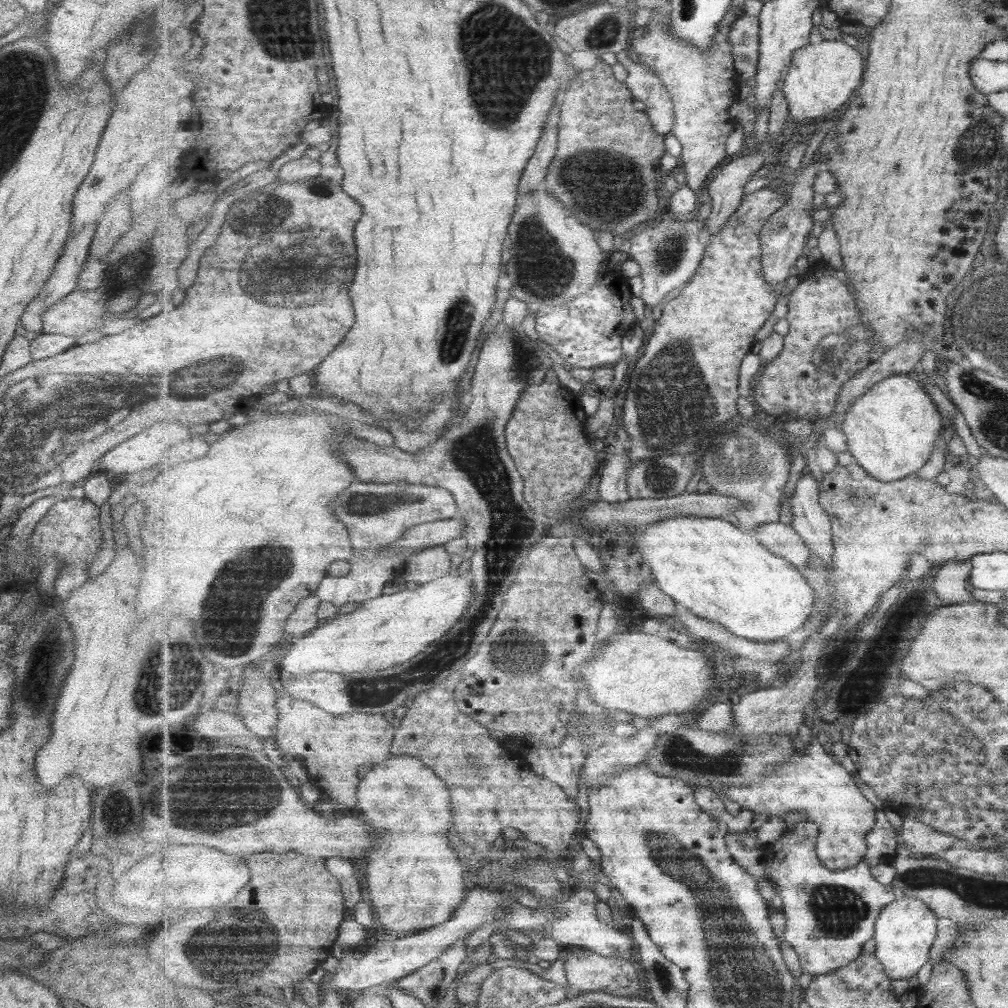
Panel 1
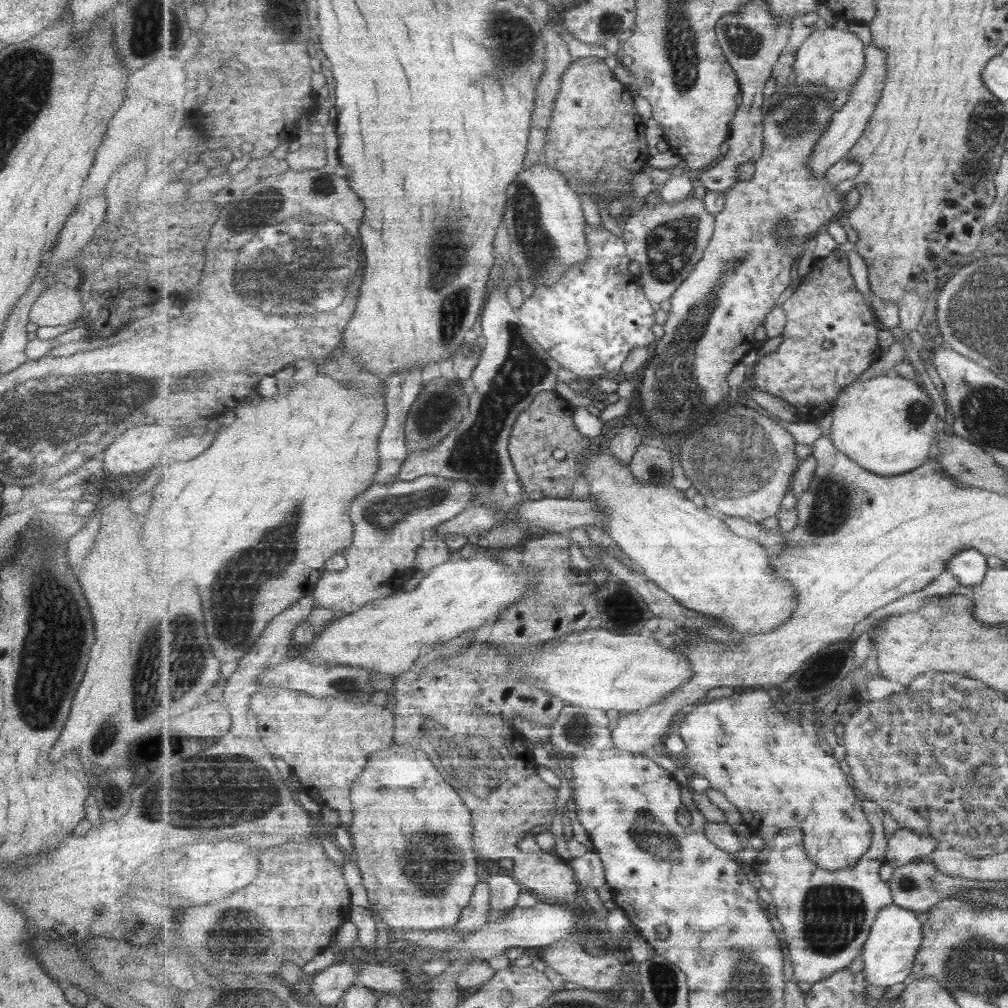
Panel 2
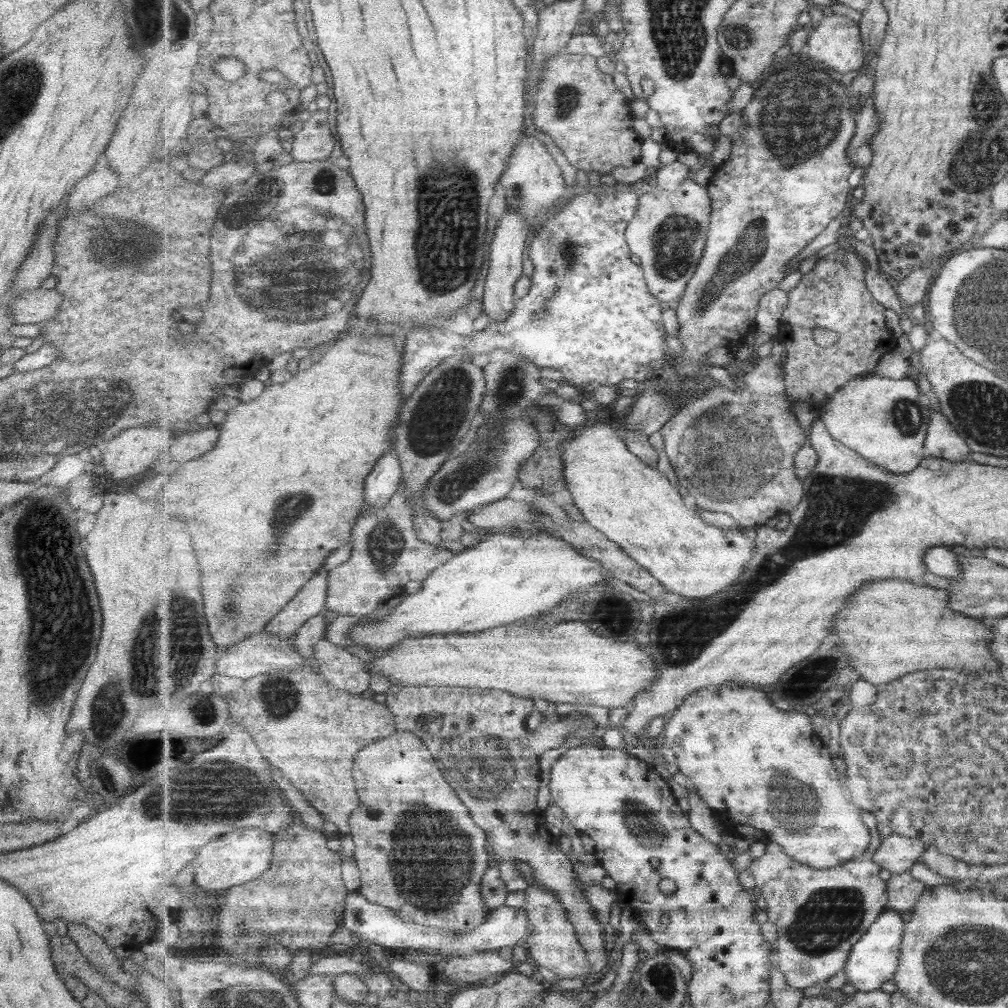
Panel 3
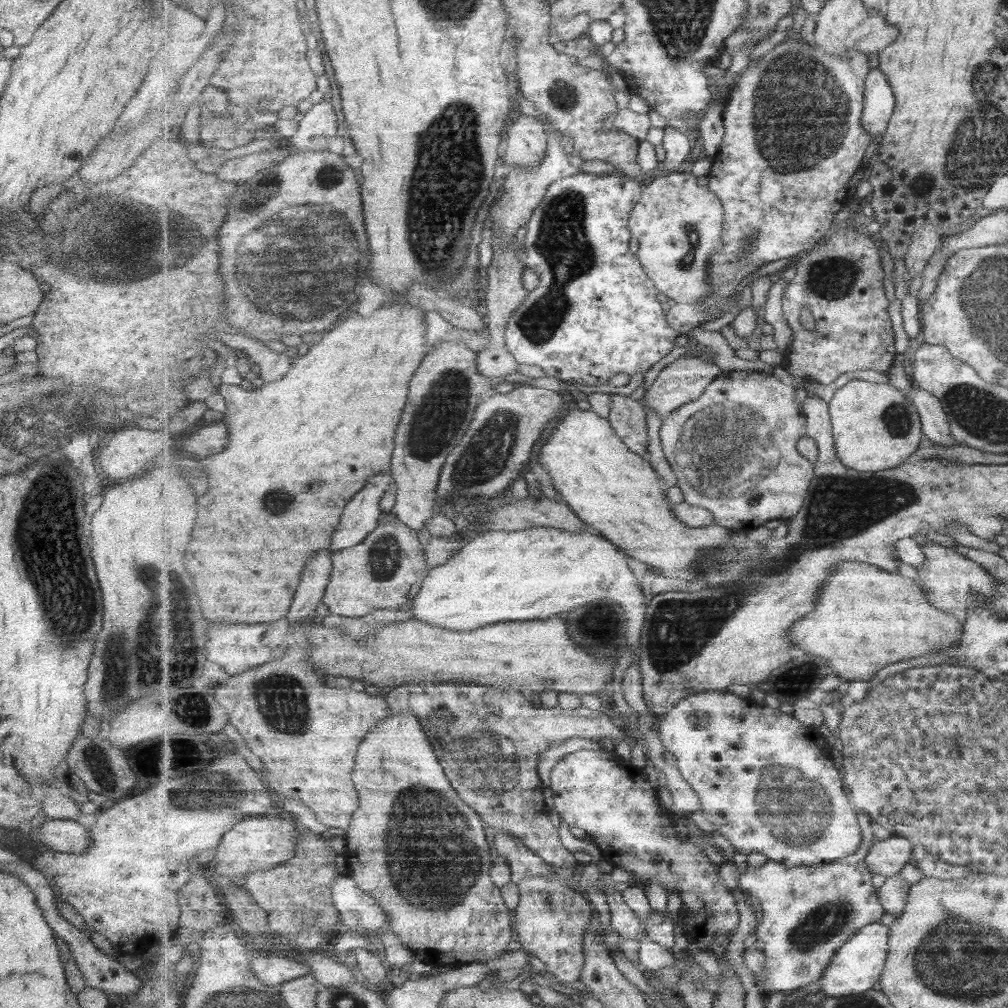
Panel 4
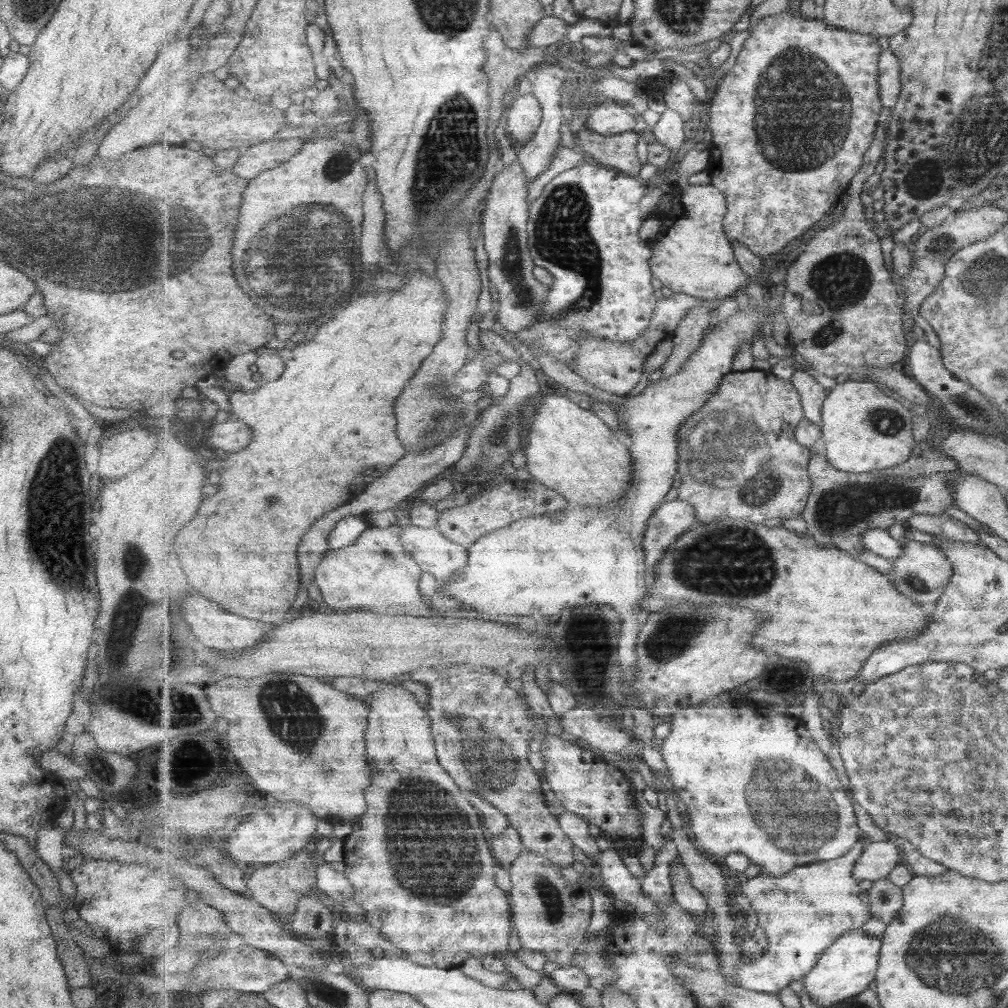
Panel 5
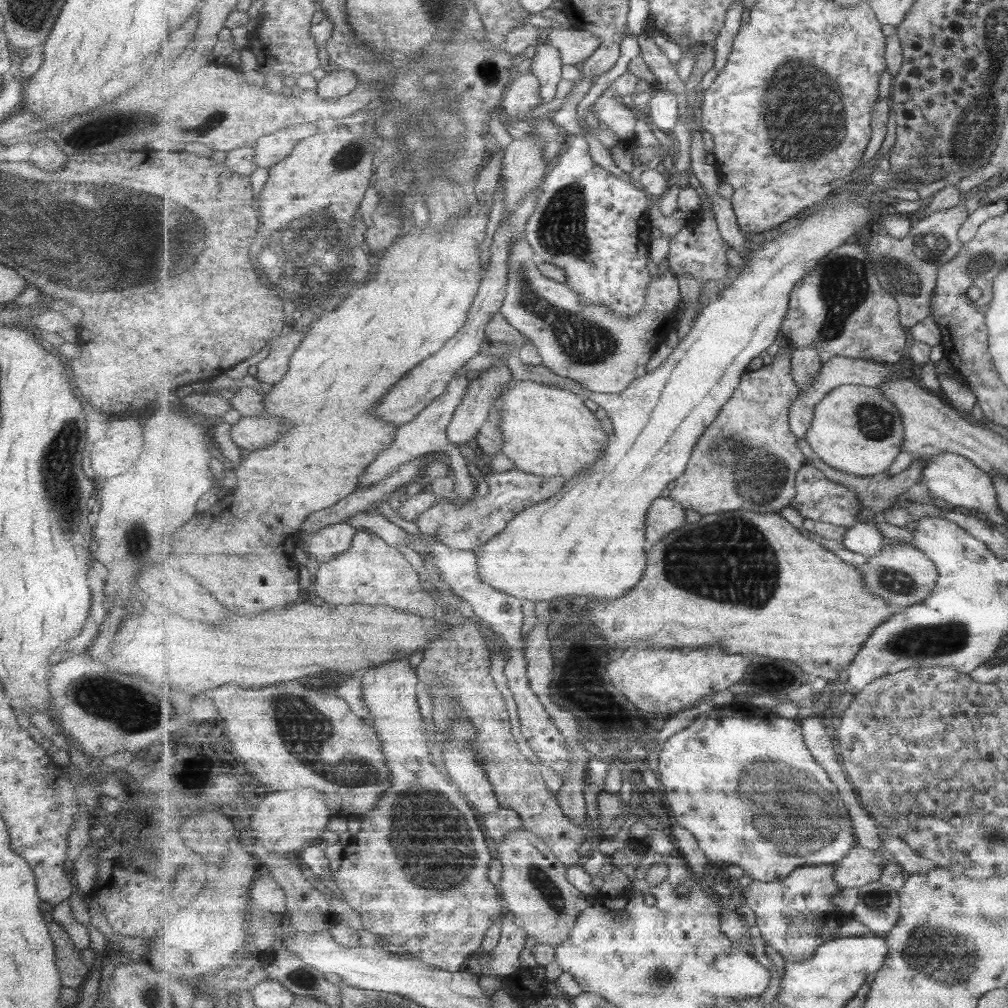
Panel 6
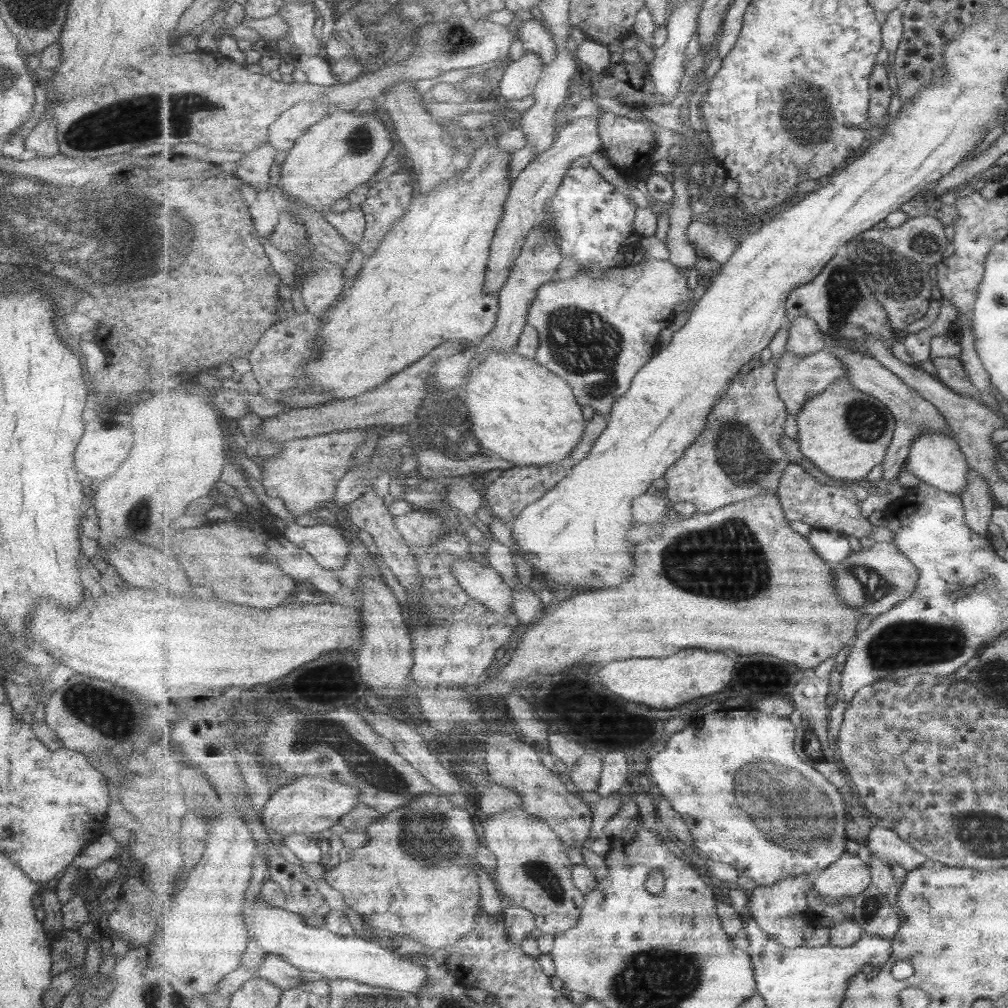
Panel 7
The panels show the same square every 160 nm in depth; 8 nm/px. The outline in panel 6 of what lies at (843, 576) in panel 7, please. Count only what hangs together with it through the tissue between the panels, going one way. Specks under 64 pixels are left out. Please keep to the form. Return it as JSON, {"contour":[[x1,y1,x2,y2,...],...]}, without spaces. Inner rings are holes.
{"contour":[[887,542,880,554,868,557,867,562,858,564,857,568,864,574,871,592,884,598,895,613,904,612,905,608,927,600,939,578,937,565,912,543]]}

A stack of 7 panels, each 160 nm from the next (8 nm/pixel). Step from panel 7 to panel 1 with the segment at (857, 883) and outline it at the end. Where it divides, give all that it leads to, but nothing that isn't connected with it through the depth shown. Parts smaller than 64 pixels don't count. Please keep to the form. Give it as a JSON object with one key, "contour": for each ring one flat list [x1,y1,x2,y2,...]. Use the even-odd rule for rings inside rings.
{"contour":[[904,816,902,833,899,838,900,842,905,845,905,848,911,852,911,854,923,853,925,856,938,856,952,848,955,838,950,833,942,833,935,830,931,825,925,824,922,820,919,820,916,816]]}

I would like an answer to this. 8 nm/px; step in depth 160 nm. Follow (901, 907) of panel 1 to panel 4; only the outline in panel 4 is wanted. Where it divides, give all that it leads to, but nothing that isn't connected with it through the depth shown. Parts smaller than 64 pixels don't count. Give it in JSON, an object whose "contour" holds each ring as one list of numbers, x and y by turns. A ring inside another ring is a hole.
{"contour":[[880,921,877,924,869,924,867,927,863,927,839,948,820,980,821,990,825,992,826,997,842,997,873,990,875,984,881,982,889,951,889,926,882,924]]}

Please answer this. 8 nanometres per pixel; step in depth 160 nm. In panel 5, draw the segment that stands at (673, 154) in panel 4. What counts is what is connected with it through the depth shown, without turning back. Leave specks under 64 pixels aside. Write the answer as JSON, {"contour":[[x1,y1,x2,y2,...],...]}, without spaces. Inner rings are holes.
{"contour":[[666,109,660,115,659,121,651,128,656,140,668,146,675,153,685,141,690,138,687,124,675,110]]}

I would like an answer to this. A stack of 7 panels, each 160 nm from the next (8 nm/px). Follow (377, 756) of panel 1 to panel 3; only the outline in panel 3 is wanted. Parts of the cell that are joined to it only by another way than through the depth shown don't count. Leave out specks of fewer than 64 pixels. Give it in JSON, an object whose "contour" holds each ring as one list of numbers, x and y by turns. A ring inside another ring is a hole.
{"contour":[[323,613,310,618,296,633,294,646,301,657,309,662,295,671,277,671,275,675,255,676,245,680,241,688,230,695,231,723,247,726,251,736,255,736,257,744,265,758,280,770,293,786,297,786,305,798,321,812,327,820,337,824,343,834,351,830,349,816,353,810,361,806,355,780,353,780,353,762,359,750,387,738,396,732,396,718,386,703,362,698,361,695,347,691,338,691,317,672,315,664,315,644,326,638,329,619]]}

